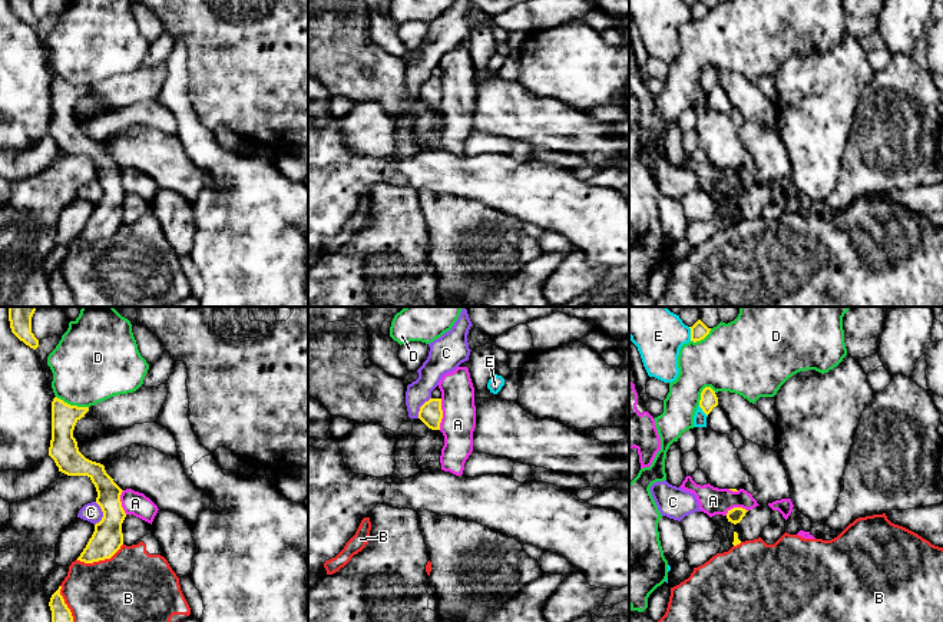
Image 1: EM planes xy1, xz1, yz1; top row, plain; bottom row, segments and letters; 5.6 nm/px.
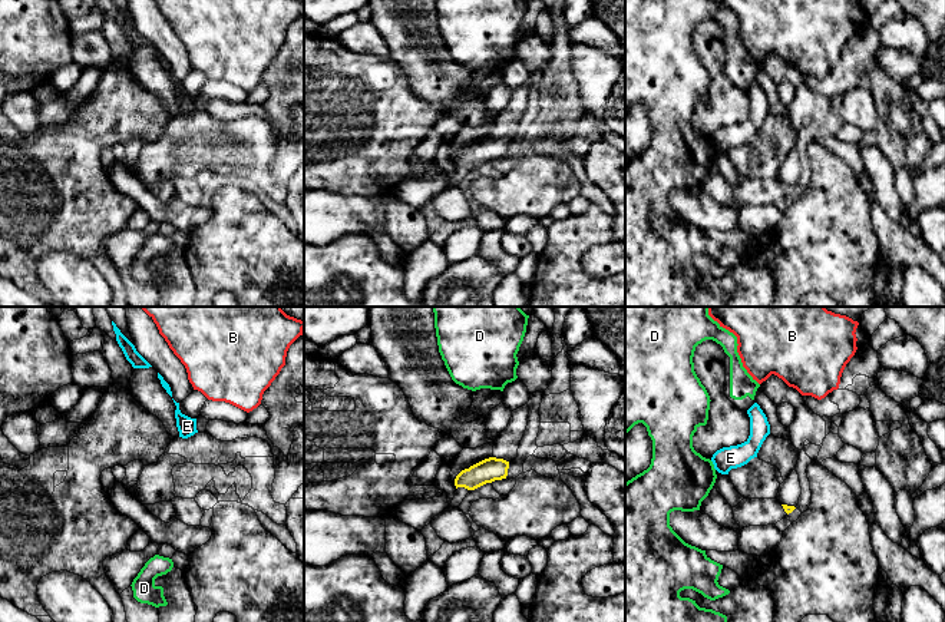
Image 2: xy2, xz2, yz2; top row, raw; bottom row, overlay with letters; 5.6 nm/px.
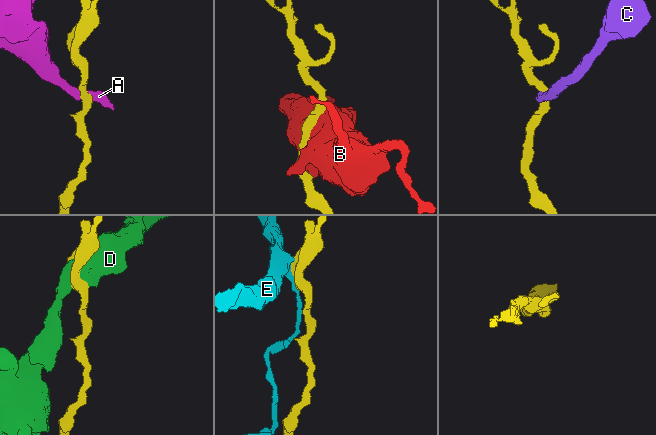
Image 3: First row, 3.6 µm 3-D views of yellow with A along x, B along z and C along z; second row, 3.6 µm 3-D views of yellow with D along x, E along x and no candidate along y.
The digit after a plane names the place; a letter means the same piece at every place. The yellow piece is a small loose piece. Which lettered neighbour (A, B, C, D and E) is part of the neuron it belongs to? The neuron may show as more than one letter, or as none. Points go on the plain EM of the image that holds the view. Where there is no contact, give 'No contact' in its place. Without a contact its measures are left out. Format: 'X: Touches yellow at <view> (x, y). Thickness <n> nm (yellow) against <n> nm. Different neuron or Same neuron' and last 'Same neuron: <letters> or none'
A: Touches yellow at xz1 (442, 93). Thickness 130 nm (yellow) against 190 nm. Different neuron
B: Touches yellow at xy1 (99, 238). Thickness 170 nm (yellow) against 480 nm. Different neuron
C: Touches yellow at xy1 (103, 192). Thickness 170 nm (yellow) against 110 nm. Different neuron
D: Touches yellow at xy1 (72, 85). Thickness 160 nm (yellow) against 420 nm. Different neuron
E: Touches yellow at yz1 (691, 13). Thickness 100 nm (yellow) against 240 nm. Different neuron
Same neuron: none

